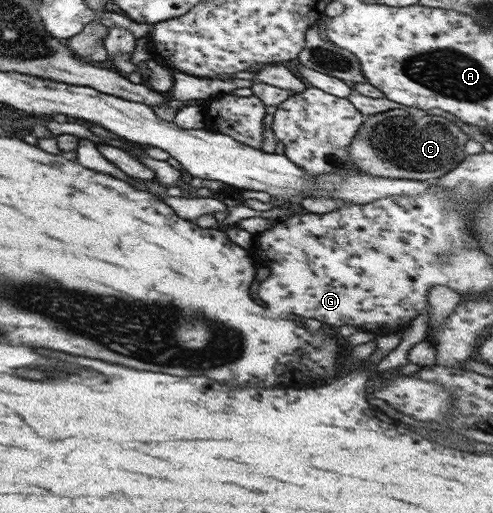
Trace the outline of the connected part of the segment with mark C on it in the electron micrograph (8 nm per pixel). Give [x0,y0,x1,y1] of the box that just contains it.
[347,109,469,181]

